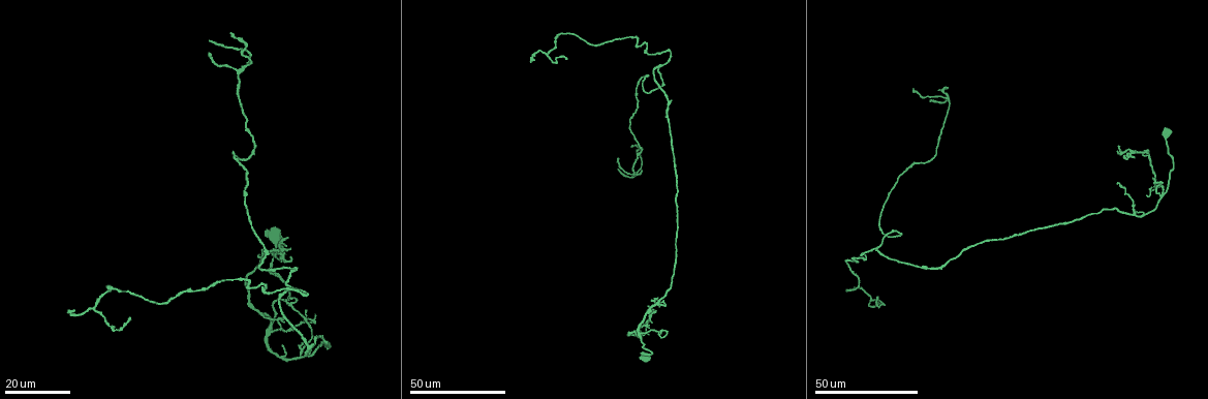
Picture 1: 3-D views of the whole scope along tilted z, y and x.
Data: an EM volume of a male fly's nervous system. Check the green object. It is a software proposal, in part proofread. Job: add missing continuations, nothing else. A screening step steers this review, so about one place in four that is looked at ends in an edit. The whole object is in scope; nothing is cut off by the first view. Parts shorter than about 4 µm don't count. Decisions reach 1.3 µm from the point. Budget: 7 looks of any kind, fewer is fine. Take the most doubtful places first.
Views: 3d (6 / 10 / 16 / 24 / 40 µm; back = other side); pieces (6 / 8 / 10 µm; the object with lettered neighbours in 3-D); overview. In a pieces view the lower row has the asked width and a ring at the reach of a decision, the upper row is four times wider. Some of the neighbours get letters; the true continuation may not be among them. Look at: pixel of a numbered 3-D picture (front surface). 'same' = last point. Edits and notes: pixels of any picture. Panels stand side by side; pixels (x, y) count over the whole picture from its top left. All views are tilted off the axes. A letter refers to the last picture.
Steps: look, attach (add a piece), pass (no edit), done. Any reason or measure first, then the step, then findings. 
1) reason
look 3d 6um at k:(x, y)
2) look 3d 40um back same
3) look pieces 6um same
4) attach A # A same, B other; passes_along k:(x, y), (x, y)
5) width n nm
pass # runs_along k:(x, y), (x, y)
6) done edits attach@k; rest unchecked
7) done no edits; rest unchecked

free end
look 3d 24um at 1:(283, 346)

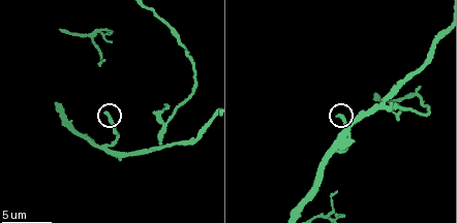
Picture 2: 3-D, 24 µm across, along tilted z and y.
look pieces 10um at 2:(105, 111)

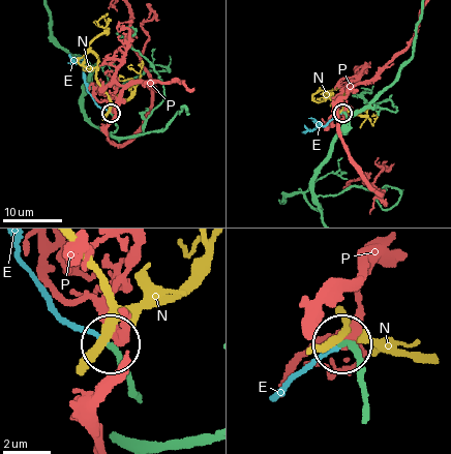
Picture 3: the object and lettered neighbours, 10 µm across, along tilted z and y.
attach E # E same, N other, P other; passes_along 3:(361, 385), (359, 356), (342, 346), (310, 361), (280, 395); it goes on there

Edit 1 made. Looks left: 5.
see it whole again
look overview

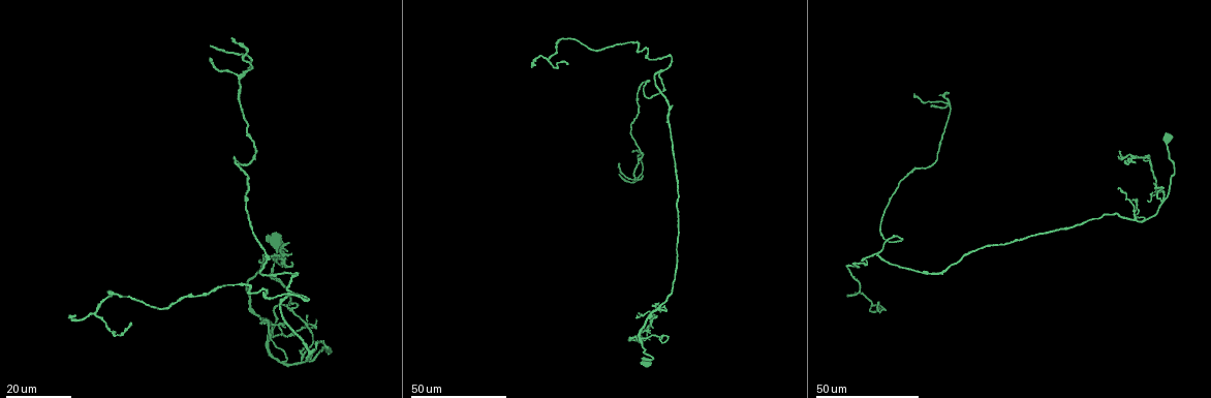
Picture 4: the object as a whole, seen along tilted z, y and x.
look 3d 24um at 4:(289, 242)

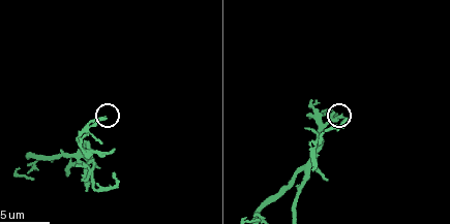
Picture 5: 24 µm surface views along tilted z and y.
what lies round it
look pieces 8um at 5:(337, 113)

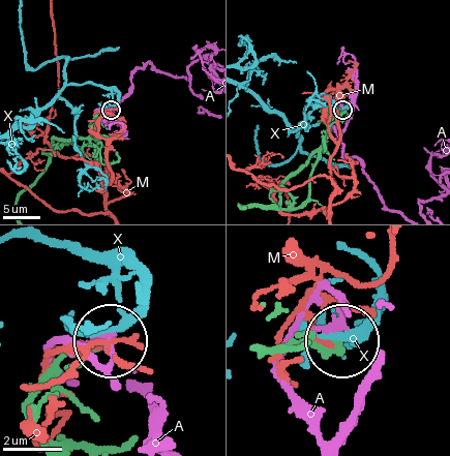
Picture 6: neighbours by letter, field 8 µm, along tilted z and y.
width 210 nm
pass # A other, M other, X other; none of them fits

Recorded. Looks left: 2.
an open end
look 3d 24um at 4:(632, 151)

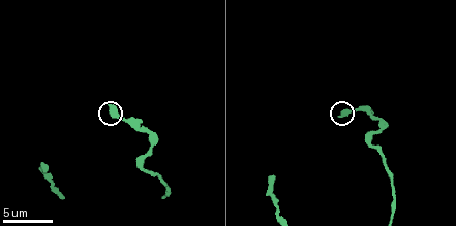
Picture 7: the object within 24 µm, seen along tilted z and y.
look pieces 6um at 7:(339, 116)

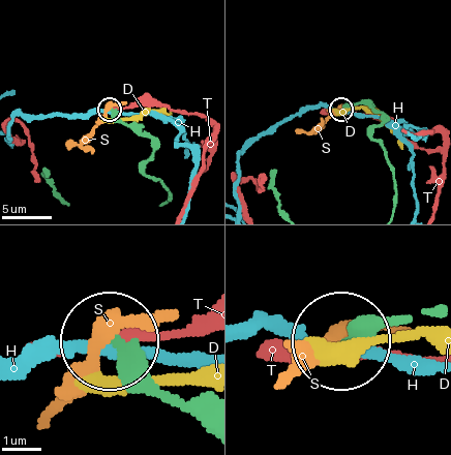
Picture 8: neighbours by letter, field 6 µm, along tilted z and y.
pass # D other, H other, S other, T other; runs_along 8:(205, 415), (164, 398), (109, 344); none of them fits

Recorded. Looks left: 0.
done edits attach@3; rest unchecked

